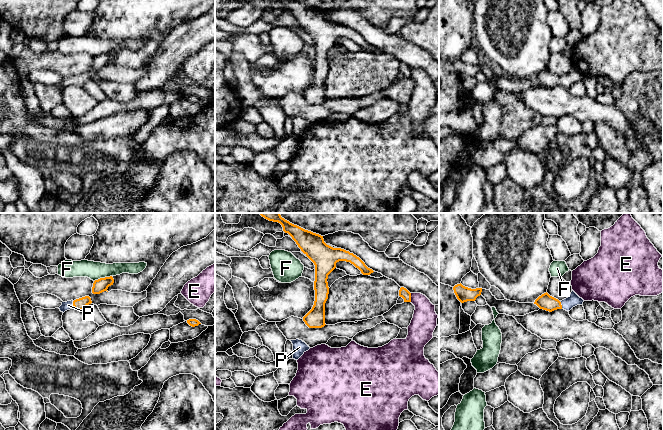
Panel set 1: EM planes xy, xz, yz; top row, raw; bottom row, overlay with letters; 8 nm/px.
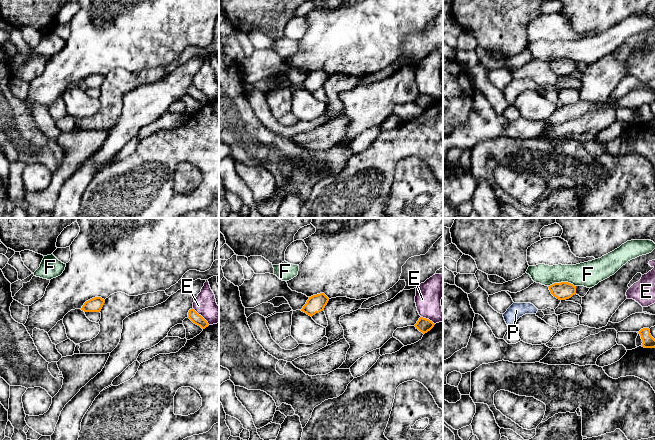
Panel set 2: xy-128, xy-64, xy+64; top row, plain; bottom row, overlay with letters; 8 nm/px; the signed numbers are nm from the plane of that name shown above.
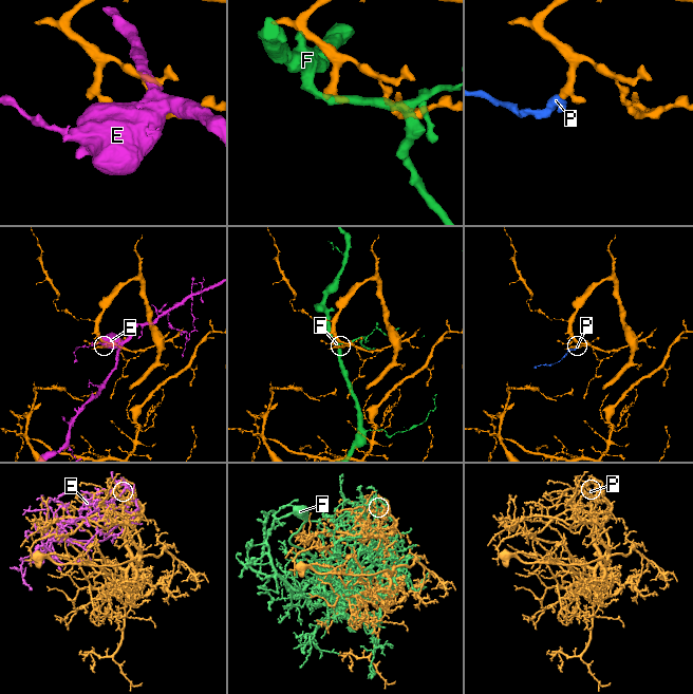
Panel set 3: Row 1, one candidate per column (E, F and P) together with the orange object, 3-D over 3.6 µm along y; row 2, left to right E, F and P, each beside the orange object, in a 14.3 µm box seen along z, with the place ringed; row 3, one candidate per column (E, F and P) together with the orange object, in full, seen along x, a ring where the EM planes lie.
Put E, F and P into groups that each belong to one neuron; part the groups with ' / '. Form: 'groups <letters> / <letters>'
groups E / F / P

